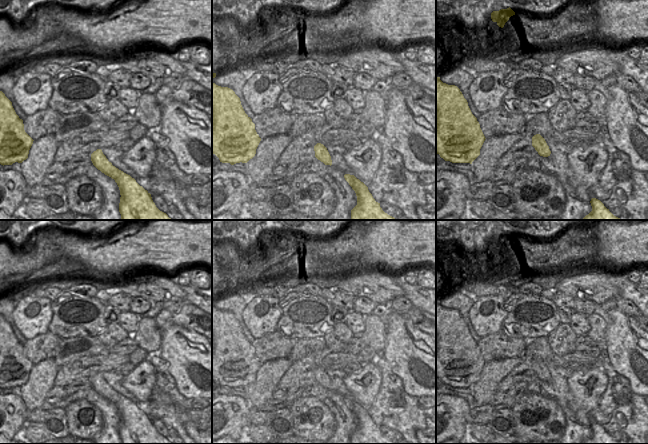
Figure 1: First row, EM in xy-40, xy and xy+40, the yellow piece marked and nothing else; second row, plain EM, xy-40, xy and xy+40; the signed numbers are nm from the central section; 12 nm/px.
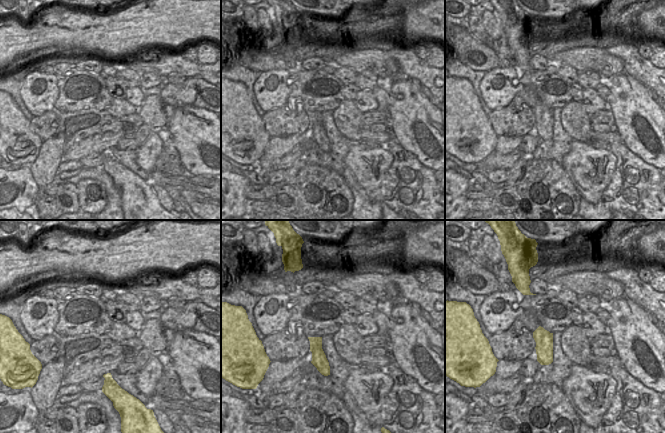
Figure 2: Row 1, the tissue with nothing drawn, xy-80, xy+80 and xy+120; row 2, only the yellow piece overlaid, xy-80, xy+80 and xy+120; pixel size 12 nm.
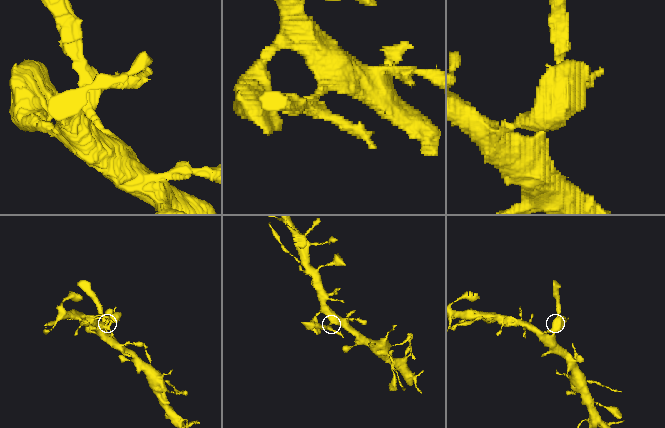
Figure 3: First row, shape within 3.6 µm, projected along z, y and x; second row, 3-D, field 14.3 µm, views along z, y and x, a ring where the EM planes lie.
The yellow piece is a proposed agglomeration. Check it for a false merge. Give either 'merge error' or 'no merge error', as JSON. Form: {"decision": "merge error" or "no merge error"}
{"decision": "merge error"}

